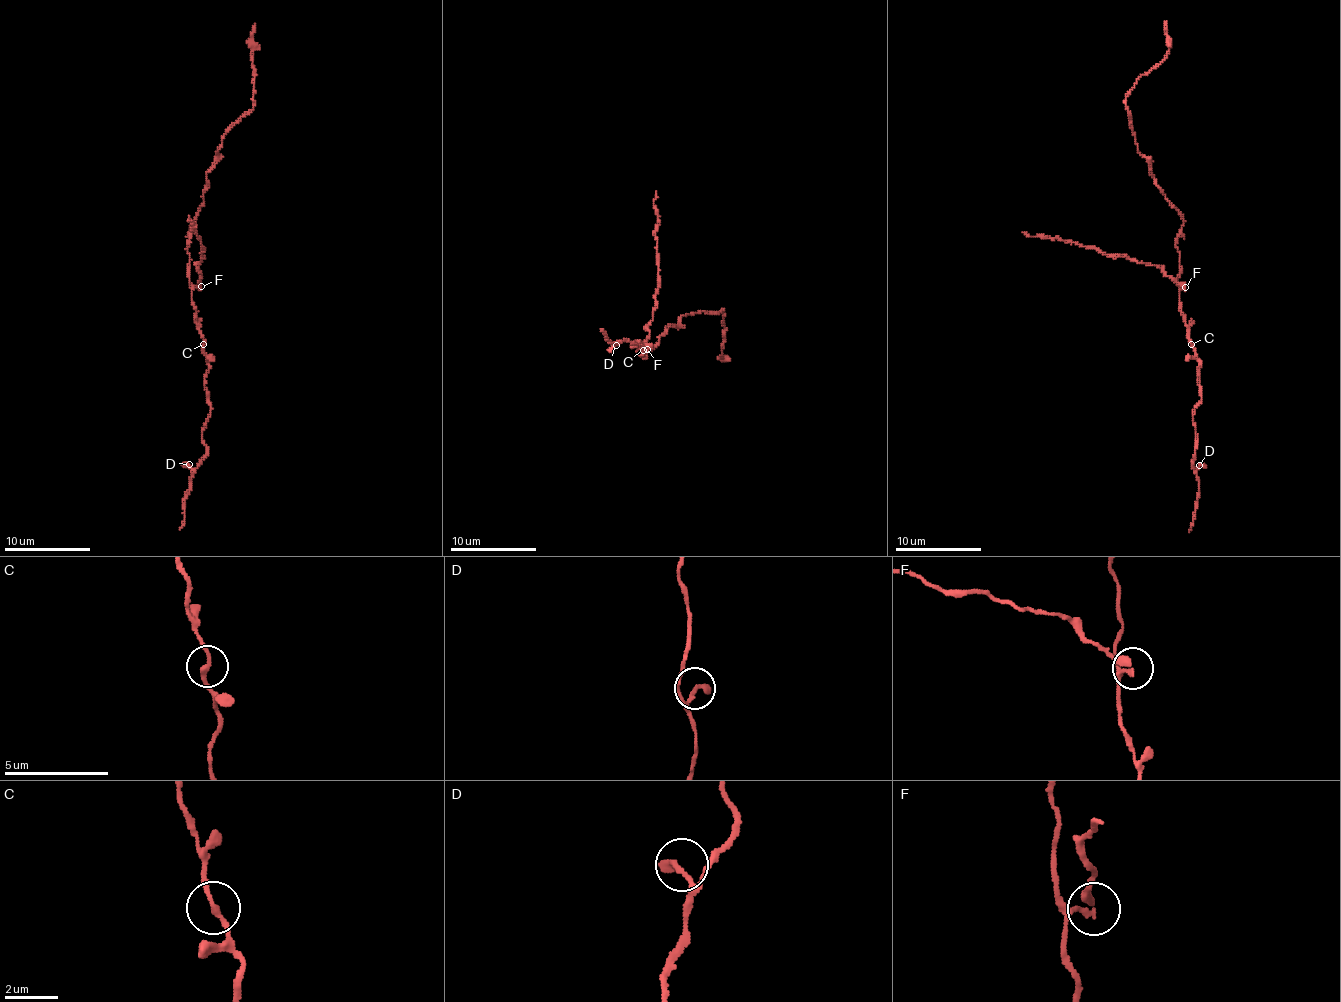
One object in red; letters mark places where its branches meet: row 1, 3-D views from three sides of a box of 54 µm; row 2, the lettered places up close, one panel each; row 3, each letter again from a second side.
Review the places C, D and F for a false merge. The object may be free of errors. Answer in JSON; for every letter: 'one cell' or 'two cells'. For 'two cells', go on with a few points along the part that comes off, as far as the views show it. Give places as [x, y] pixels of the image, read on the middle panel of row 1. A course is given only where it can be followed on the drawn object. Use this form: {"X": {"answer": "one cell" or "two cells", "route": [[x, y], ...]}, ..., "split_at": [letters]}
{"C": {"answer": "one cell"}, "D": {"answer": "one cell"}, "F": {"answer": "two cells", "route": [[646, 348], [658, 291], [657, 216], [653, 199], [656, 191]]}, "split_at": ["F"]}

